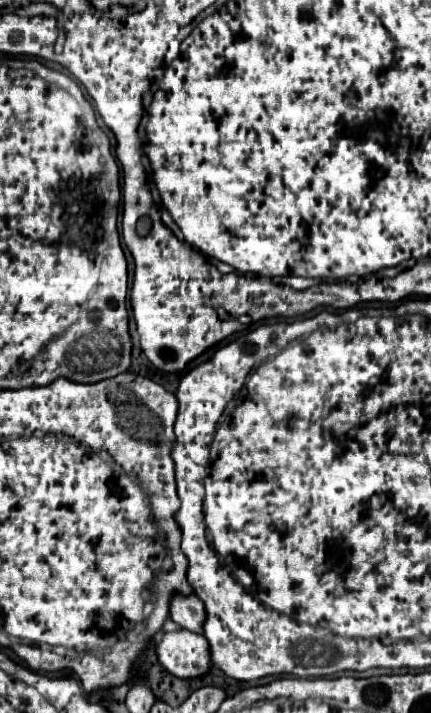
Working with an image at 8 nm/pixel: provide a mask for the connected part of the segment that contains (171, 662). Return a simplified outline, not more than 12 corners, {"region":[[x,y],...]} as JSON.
{"region":[[189,630],[155,644],[163,668],[197,678],[211,666],[207,640]]}

